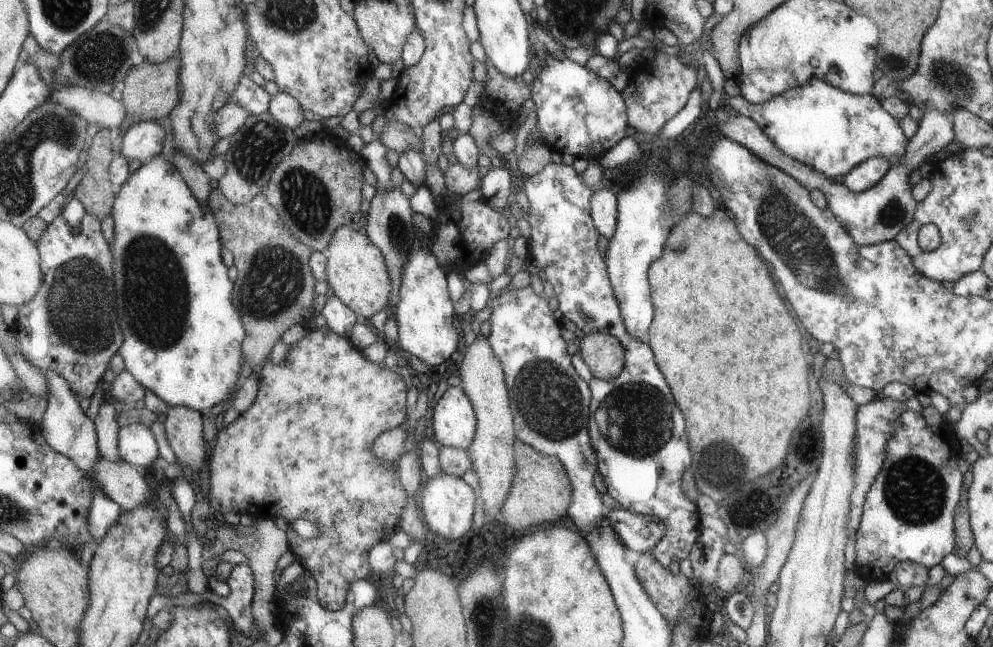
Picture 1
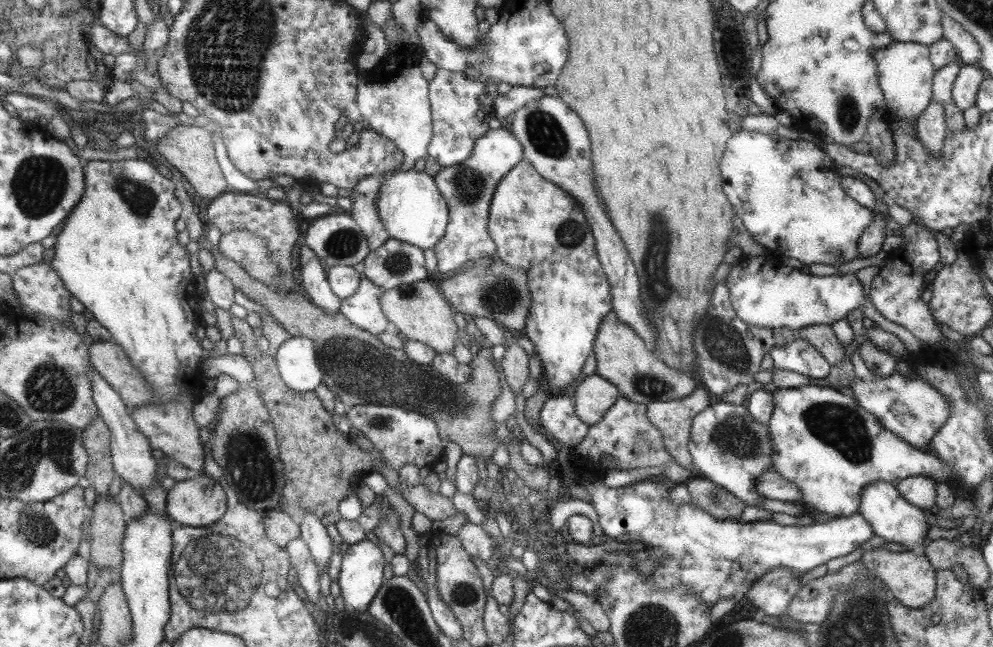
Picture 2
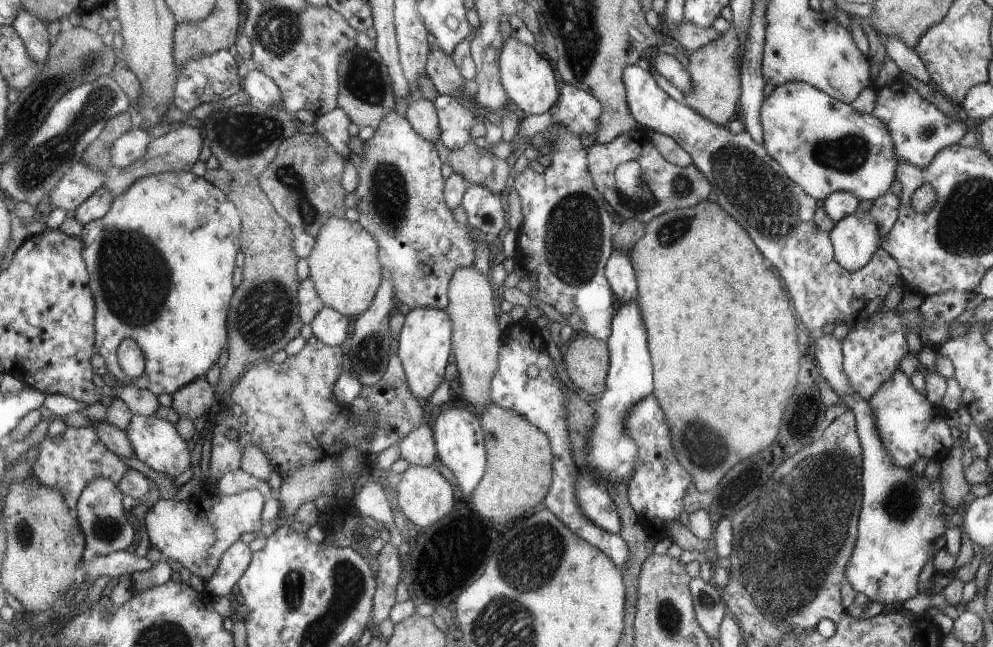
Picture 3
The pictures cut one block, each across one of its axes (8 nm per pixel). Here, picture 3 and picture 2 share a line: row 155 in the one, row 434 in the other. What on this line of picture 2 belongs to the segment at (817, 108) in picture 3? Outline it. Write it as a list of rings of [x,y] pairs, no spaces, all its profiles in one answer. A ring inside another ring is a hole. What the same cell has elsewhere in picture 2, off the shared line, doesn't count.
[[[805,385],[790,389],[777,389],[772,394],[775,404],[771,417],[766,423],[774,444],[774,466],[771,471],[793,482],[801,497],[797,502],[805,513],[827,514],[827,516],[846,517],[858,512],[863,487],[883,480],[895,485],[908,476],[925,476],[936,482],[946,482],[953,469],[939,457],[925,451],[921,452],[902,438],[895,436],[876,417],[867,412],[855,400],[839,391],[820,385]]]

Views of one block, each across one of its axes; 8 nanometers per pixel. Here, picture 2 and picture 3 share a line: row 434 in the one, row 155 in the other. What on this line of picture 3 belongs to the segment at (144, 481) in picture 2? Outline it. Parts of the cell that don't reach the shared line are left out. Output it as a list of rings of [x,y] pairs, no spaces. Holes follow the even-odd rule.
[[[141,128],[128,130],[114,142],[112,148],[112,166],[127,168],[132,162],[137,161],[138,158],[141,158],[146,153],[150,139]]]

